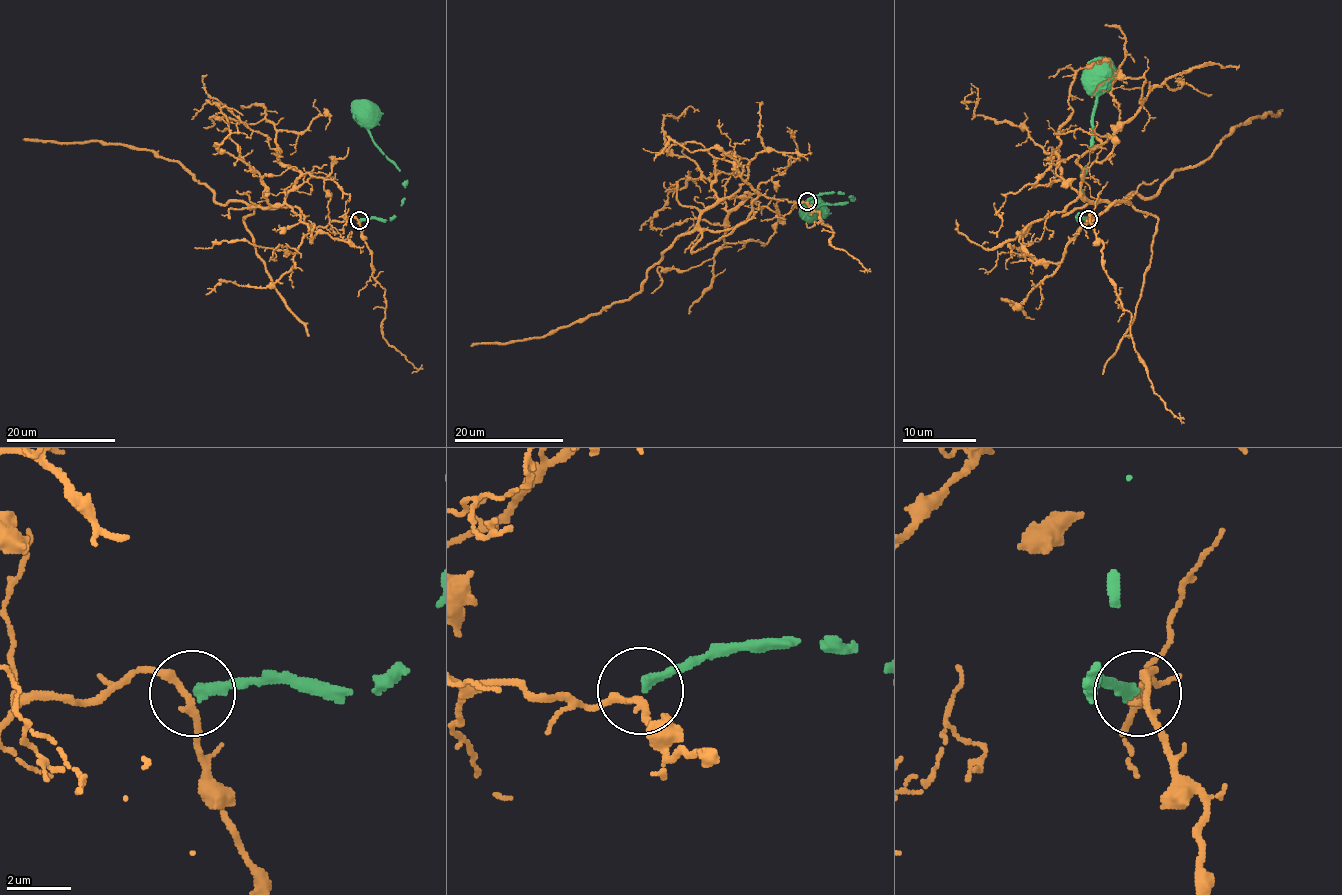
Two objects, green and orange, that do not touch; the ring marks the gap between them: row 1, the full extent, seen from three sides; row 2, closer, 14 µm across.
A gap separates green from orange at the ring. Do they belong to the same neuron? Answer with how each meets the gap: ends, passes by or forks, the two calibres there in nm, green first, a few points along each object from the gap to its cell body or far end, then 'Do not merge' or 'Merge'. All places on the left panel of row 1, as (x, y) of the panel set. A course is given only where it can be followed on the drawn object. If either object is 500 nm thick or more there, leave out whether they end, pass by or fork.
At the ring green ends. At the ring orange passes by. Thickness 340 nm (green) against 200 nm. Course of green: (360, 219), (391, 219), (405, 197), (405, 182), (398, 167), (373, 141), (362, 118), (362, 105), (365, 108). Course of orange: (358, 221), (312, 226), (297, 207), (218, 204), (177, 162), (150, 151), (22, 140). Do not merge

